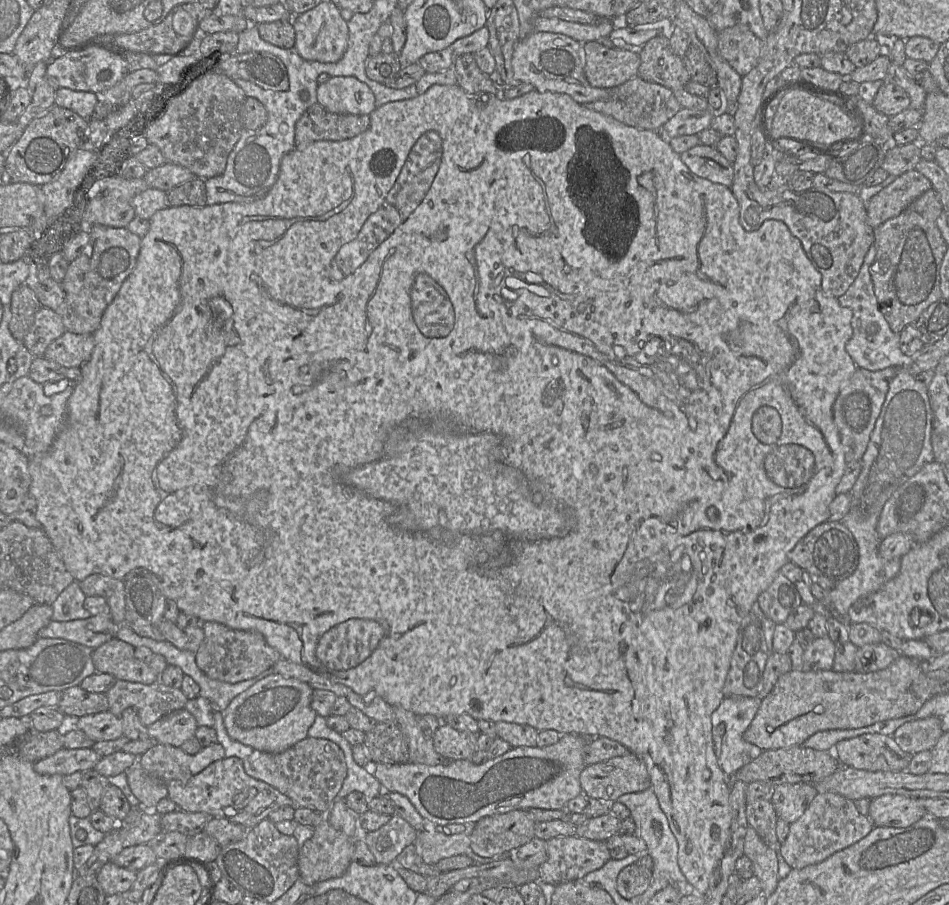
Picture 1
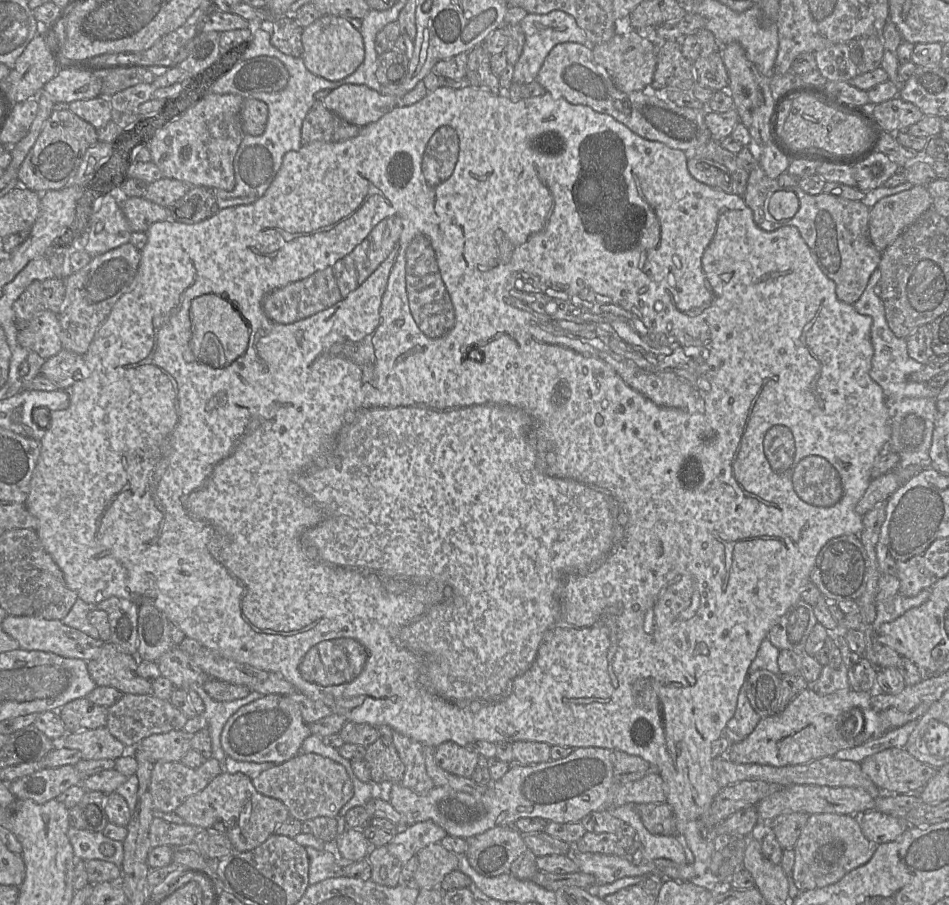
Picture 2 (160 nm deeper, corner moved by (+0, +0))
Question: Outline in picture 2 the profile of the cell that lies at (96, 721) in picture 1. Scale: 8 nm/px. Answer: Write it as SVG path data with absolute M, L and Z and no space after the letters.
M106 727L67 732L65 747L79 751L85 760L115 761L127 753L126 747L113 737Z

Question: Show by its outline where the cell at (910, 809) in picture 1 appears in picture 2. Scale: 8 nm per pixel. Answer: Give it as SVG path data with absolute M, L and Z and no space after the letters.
M875 809L860 814L859 824L863 835L875 845L896 840L910 827L904 820Z

